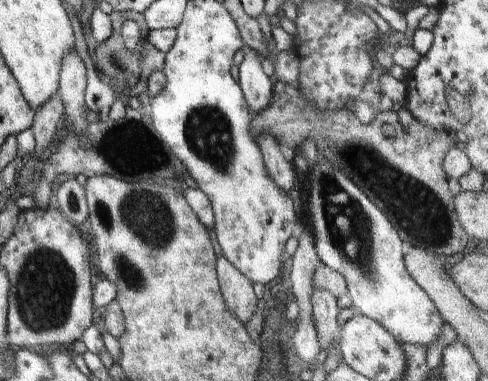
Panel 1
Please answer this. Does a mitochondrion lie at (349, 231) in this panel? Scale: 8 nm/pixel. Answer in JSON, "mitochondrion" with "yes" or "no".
{"mitochondrion":"yes"}

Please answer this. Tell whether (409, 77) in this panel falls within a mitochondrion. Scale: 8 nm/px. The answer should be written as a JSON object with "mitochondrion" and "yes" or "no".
{"mitochondrion":"no"}

